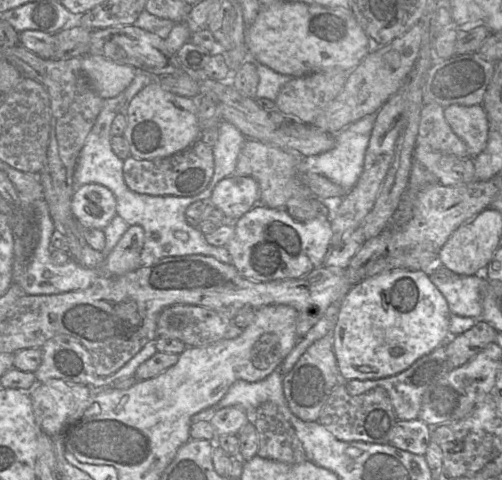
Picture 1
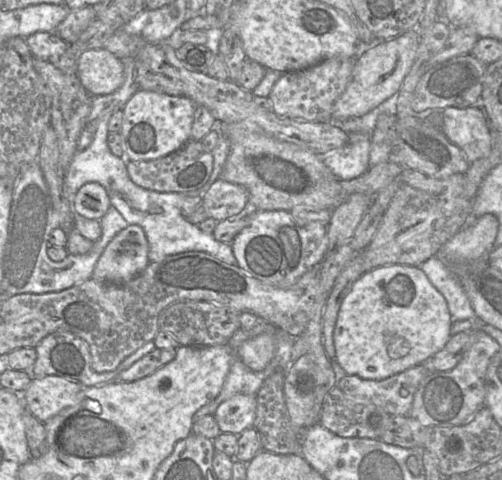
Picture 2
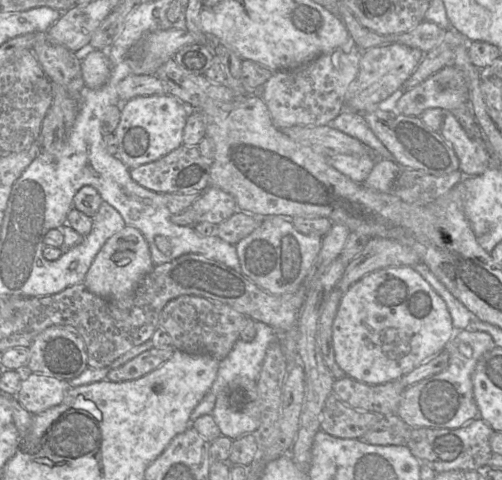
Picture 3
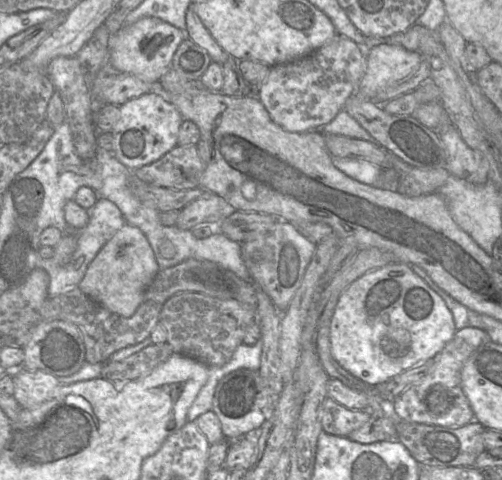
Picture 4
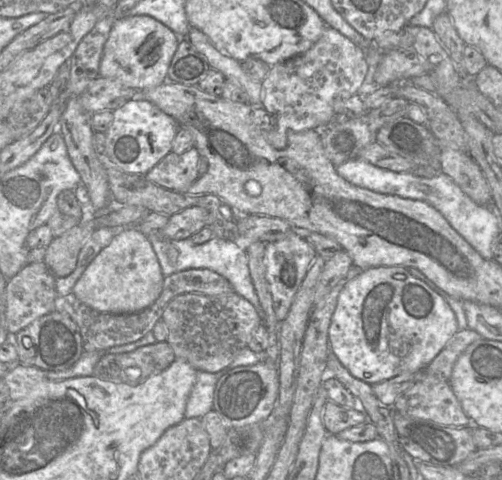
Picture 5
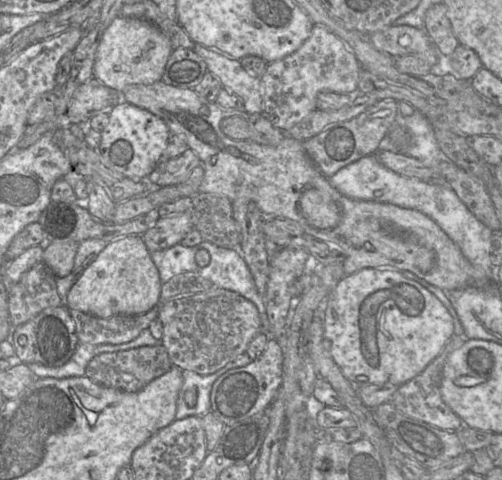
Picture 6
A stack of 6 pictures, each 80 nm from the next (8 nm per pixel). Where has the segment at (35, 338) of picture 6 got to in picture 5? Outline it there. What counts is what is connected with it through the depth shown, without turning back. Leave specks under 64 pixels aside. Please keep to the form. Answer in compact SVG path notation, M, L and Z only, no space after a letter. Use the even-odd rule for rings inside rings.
M50 312L15 333L16 350L22 365L34 366L47 371L62 371L70 368L83 353L82 336L76 323L66 313ZM22 338L31 339L31 346L25 347Z

